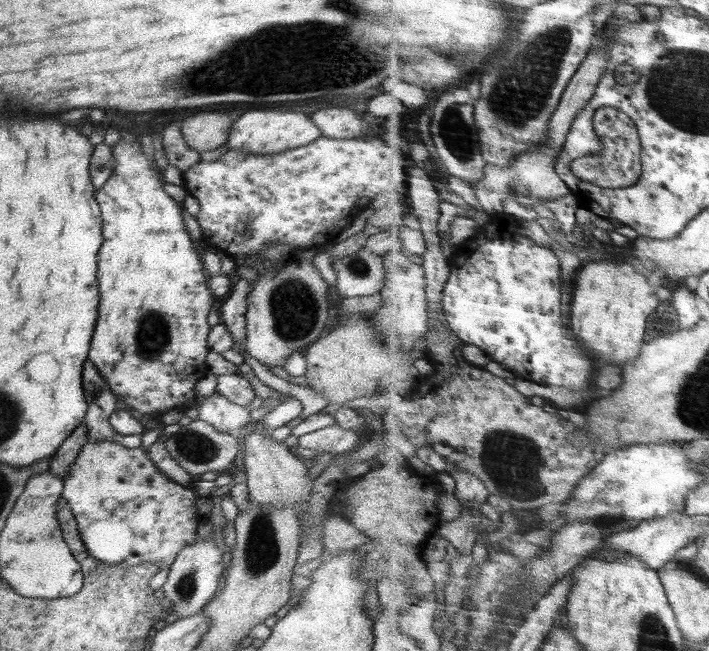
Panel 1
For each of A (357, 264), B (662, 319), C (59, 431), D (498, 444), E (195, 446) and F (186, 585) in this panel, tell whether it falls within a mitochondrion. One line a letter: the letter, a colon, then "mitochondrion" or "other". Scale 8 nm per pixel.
A: mitochondrion
B: other
C: other
D: mitochondrion
E: mitochondrion
F: mitochondrion

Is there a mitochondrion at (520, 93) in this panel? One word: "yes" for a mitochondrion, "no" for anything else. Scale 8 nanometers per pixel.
yes

